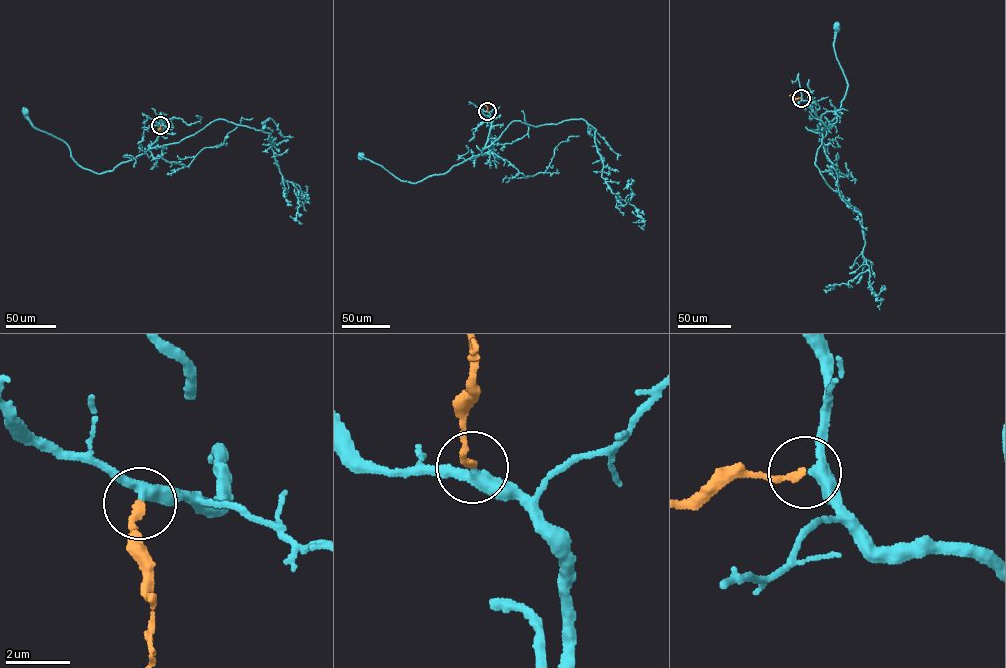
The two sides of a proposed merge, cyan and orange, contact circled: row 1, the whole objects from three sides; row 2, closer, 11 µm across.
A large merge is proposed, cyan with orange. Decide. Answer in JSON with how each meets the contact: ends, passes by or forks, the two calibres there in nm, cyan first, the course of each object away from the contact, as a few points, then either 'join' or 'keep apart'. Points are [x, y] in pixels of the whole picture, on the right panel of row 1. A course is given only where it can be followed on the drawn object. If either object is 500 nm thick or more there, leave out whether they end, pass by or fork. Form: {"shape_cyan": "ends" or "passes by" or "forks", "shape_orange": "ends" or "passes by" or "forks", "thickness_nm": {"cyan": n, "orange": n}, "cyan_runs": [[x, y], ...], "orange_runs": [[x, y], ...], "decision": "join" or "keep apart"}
{"shape_cyan": "passes by", "shape_orange": "ends", "thickness_nm": {"cyan": 360, "orange": 190}, "cyan_runs": [[801, 98], [810, 104], [828, 132], [847, 85], [834, 47], [836, 27]], "orange_runs": [[801, 98], [789, 95]], "decision": "join"}

